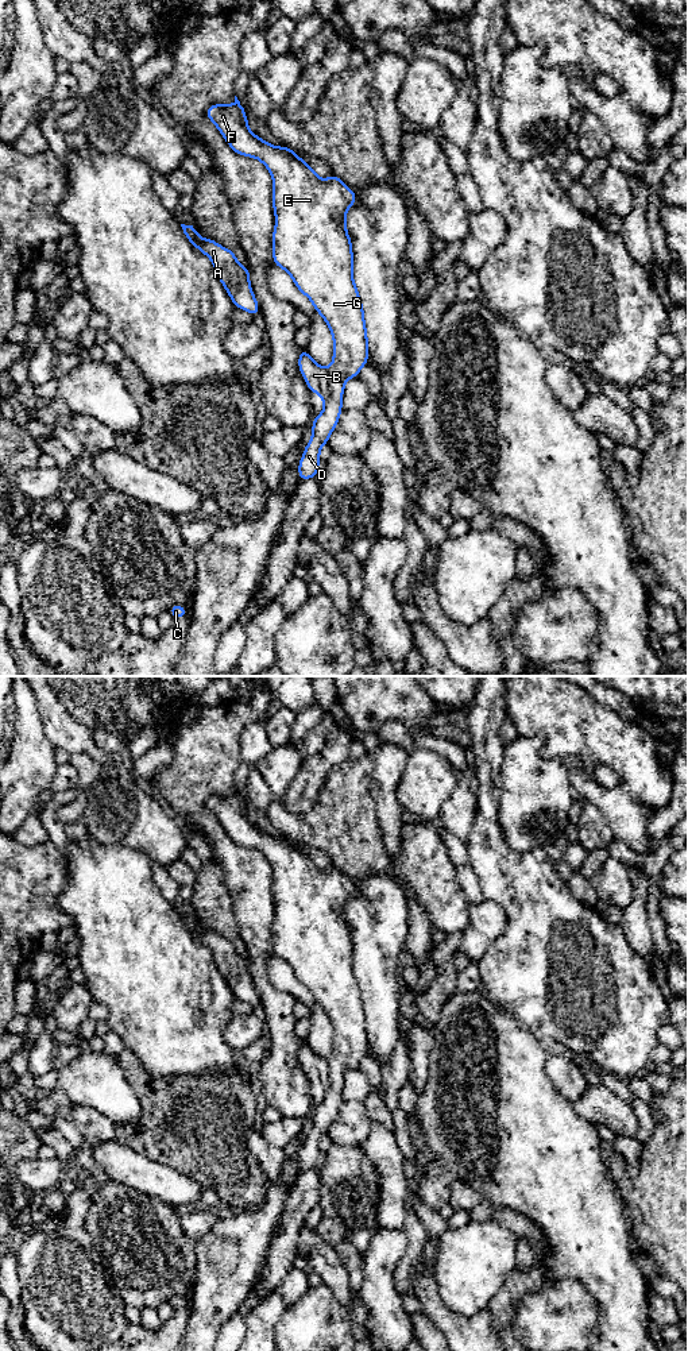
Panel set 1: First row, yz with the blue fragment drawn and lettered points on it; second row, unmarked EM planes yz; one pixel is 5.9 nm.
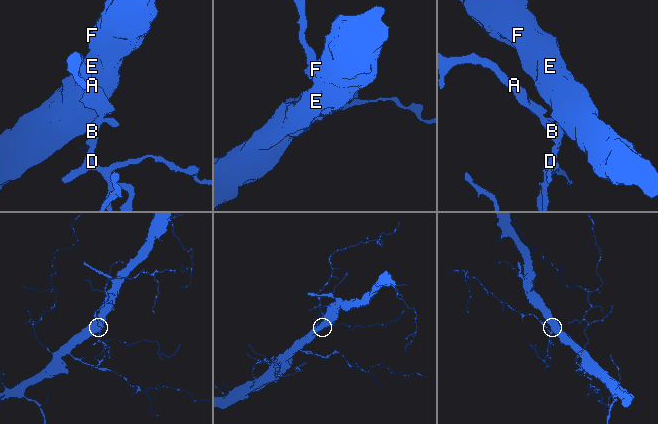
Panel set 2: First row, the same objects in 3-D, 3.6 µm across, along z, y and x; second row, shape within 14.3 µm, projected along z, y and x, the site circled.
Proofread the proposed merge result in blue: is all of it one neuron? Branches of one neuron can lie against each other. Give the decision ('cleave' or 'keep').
cleave

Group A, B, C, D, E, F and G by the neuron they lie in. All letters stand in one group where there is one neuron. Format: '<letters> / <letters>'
A B / C D E F G

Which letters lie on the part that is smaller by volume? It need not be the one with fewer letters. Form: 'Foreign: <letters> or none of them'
Foreign: A, B

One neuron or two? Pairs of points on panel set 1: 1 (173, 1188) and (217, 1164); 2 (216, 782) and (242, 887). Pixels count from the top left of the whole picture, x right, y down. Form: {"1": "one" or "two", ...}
{"1": "two", "2": "one"}

